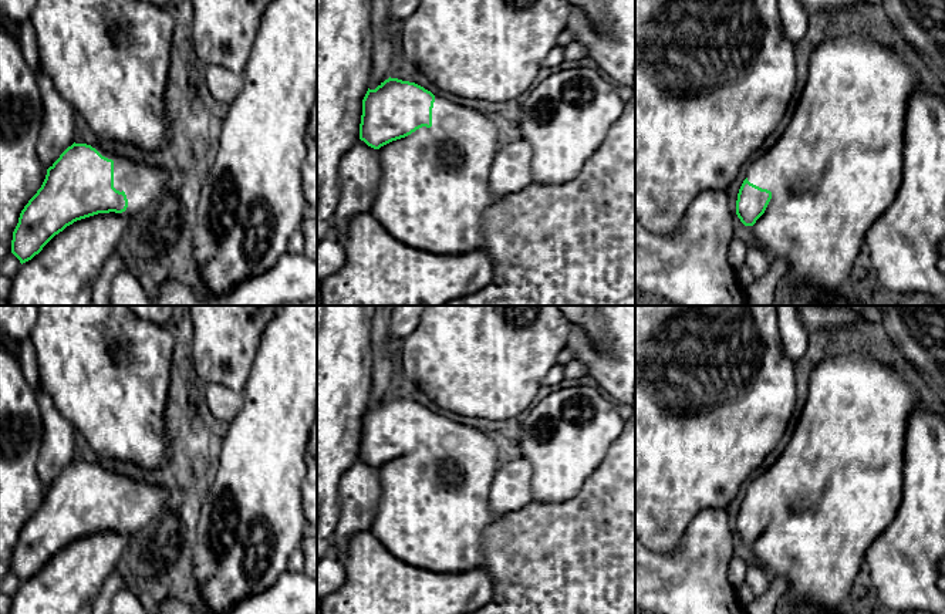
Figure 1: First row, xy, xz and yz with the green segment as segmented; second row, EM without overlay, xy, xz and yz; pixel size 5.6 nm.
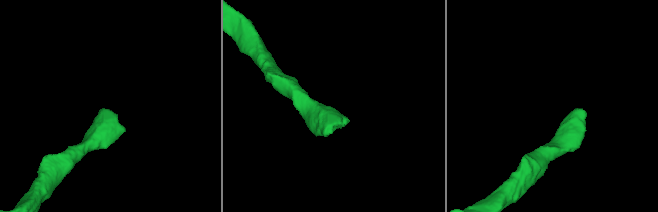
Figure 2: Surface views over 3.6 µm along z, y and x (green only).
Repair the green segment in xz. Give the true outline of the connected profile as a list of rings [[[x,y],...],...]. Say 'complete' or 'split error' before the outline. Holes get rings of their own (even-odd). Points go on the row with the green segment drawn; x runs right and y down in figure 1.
split error | [[[388,78],[362,99],[360,139],[378,151],[381,178],[371,215],[396,240],[436,254],[459,254],[485,249],[485,212],[499,203],[490,190],[490,168],[499,151],[499,131],[483,114],[435,97],[423,87]]]

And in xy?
split error | [[[75,141],[47,169],[41,188],[20,213],[11,253],[20,260],[21,269],[13,277],[7,306],[91,306],[95,279],[105,262],[117,253],[131,219],[159,196],[166,181],[166,169],[135,162],[102,142],[87,145]]]

